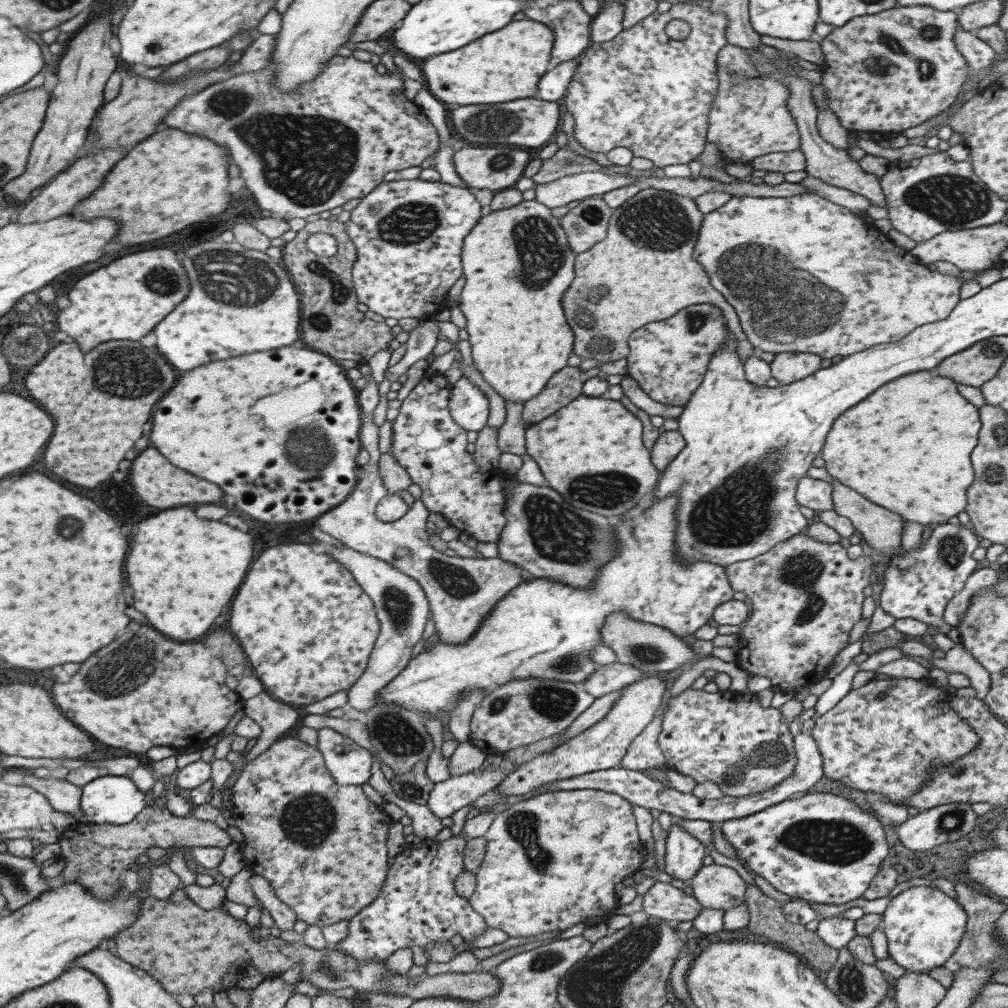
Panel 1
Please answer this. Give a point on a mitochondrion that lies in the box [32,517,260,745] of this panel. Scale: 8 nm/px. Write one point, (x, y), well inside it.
(114, 674)

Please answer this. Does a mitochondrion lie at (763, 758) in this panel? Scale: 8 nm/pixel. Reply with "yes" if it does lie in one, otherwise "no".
yes

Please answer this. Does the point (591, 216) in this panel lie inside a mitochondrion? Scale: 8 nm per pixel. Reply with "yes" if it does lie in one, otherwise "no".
yes

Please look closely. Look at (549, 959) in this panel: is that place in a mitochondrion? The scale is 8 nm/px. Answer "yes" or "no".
yes

